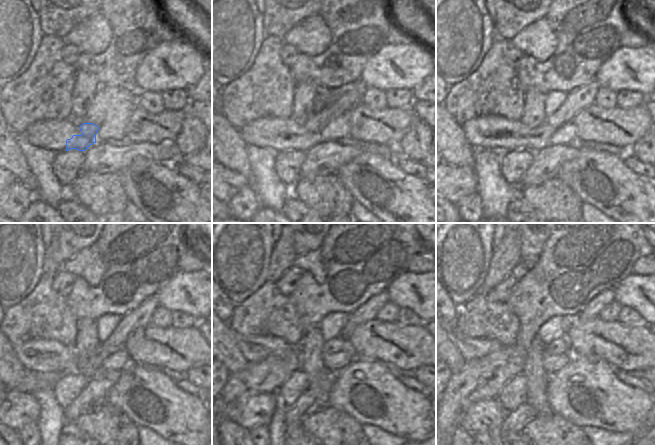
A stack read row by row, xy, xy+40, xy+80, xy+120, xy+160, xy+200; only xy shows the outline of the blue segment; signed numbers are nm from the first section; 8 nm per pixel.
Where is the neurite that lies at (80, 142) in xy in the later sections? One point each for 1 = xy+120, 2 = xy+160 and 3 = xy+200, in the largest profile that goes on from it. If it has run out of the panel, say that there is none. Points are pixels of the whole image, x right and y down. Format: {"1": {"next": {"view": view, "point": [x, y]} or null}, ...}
{"1": {"next": {"view": "xy+120", "point": [139, 317]}}, "2": {"next": {"view": "xy+160", "point": [366, 312]}}, "3": {"next": {"view": "xy+200", "point": [592, 310]}}}

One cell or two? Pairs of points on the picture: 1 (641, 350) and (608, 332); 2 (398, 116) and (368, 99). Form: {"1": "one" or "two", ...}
{"1": "one", "2": "two"}

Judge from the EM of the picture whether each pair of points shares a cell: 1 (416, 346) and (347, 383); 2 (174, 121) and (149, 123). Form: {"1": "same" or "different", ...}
{"1": "different", "2": "same"}

